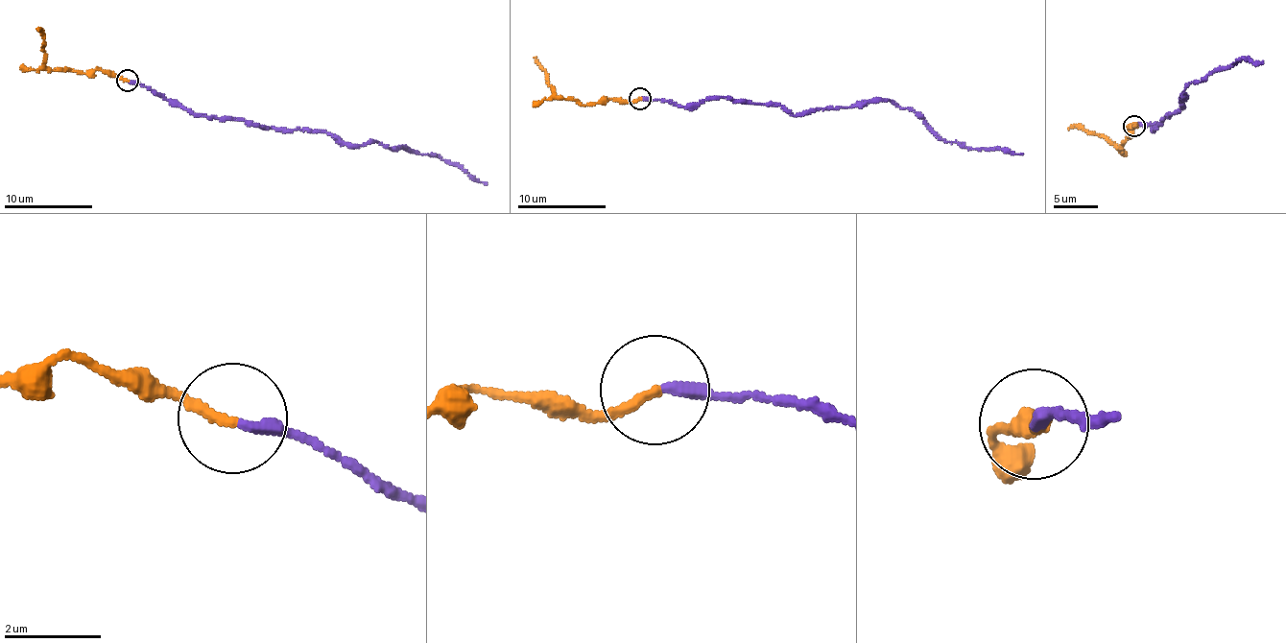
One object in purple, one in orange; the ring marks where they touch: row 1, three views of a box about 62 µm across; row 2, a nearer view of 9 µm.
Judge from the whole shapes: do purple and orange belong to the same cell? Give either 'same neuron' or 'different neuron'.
different neuron

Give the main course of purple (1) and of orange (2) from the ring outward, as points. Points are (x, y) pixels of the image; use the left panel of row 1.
1: (129, 81), (150, 86), (195, 113), (272, 129), (329, 132), (352, 144), (375, 141), (458, 163), (487, 184)
2: (127, 81), (92, 69), (48, 70), (42, 47), (44, 41), (36, 29)

